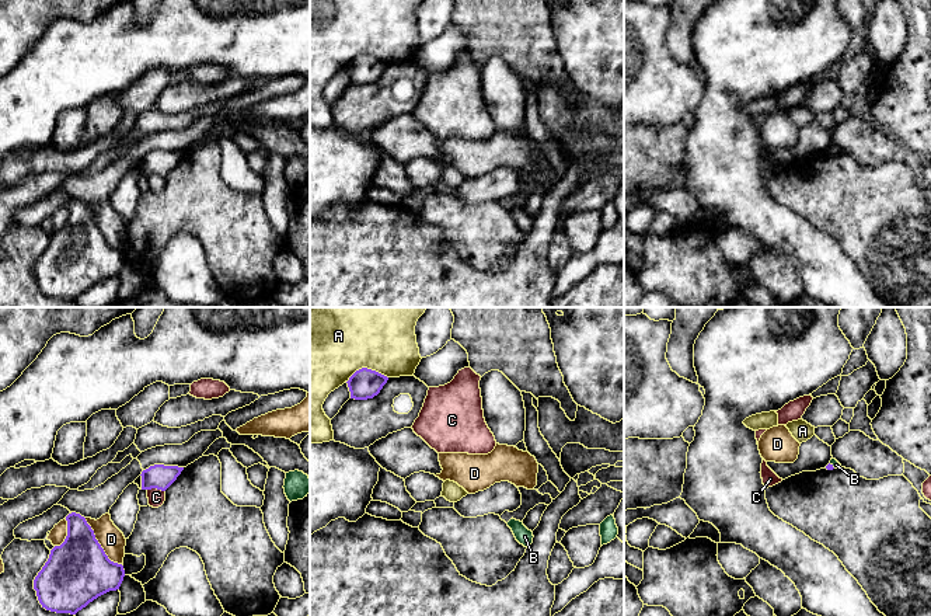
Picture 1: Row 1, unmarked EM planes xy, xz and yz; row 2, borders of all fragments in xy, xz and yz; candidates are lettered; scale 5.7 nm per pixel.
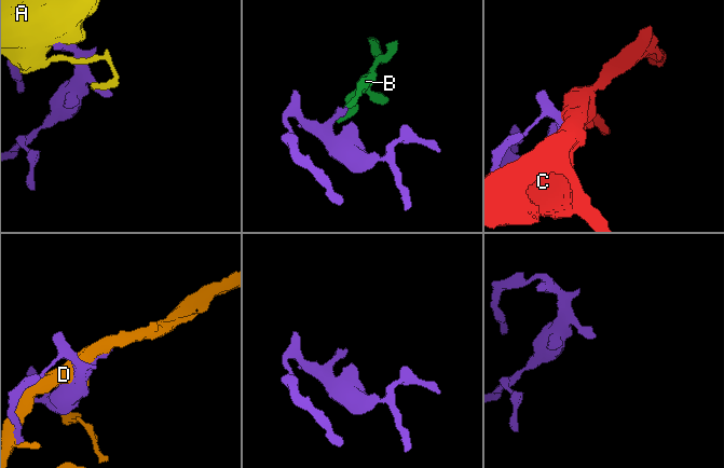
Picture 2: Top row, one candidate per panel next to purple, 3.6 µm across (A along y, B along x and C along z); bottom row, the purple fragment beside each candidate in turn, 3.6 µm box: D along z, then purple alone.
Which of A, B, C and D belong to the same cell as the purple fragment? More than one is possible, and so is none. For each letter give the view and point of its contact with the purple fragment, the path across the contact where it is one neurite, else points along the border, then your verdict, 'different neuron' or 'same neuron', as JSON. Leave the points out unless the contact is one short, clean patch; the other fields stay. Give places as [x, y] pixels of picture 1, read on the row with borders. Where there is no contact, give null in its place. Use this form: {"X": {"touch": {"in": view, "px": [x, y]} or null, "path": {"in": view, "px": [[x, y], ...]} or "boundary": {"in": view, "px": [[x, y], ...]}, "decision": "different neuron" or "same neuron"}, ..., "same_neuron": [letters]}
{"A": {"touch": {"in": "xz", "px": [366, 368]}, "decision": "different neuron"}, "B": {"touch": {"in": "yz", "px": [832, 465]}, "path": {"in": "yz", "px": [[829, 466], [832, 465], [836, 465]]}, "decision": "same neuron"}, "C": {"touch": {"in": "xy", "px": [156, 487]}, "decision": "different neuron"}, "D": {"touch": {"in": "xy", "px": [100, 545]}, "decision": "different neuron"}, "same_neuron": ["B"]}

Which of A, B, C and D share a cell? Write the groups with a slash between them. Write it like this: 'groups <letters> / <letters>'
groups A / B / C / D

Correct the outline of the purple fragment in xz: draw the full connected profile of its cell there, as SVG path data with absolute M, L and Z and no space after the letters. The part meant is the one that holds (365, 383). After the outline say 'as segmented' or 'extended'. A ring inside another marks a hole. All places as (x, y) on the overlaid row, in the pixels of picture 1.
M362 368L356 370L346 383L351 391L351 399L367 400L377 396L387 380L387 376L376 370Z; as segmented

